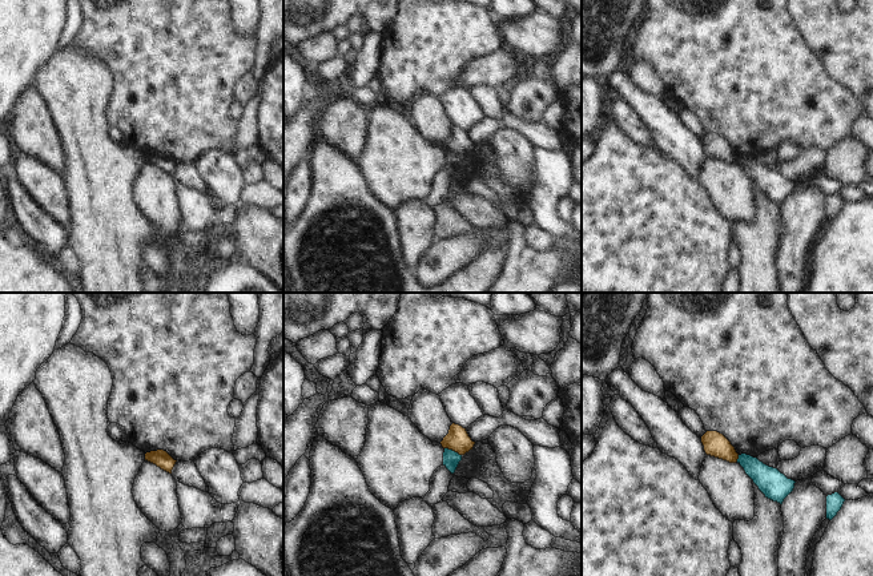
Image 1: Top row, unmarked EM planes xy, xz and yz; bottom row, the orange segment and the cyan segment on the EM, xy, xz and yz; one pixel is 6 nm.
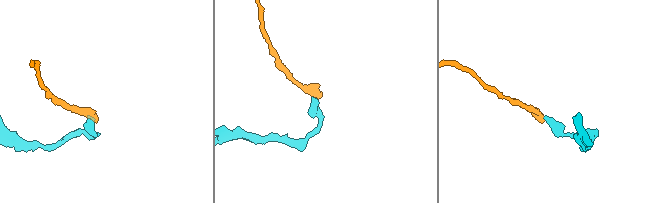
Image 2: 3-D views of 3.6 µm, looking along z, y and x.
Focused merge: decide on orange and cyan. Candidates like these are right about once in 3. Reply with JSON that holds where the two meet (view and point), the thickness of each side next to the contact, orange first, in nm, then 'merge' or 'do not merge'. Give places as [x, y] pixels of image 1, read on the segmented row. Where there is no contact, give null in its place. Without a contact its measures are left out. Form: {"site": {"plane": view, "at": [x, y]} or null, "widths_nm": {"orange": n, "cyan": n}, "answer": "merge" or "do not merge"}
{"site": {"plane": "xz", "at": [453, 450]}, "widths_nm": {"orange": 140, "cyan": 100}, "answer": "do not merge"}

